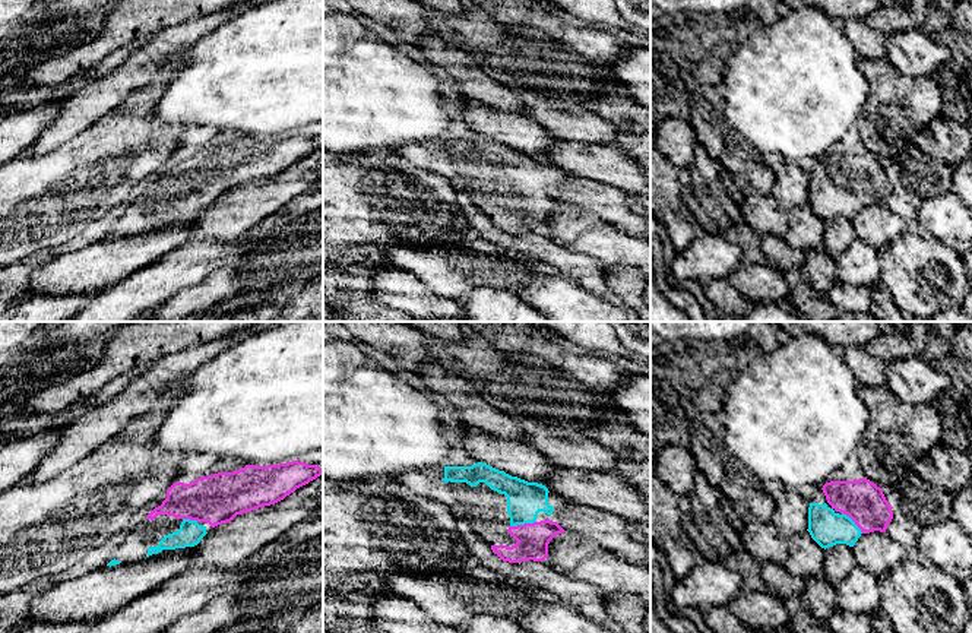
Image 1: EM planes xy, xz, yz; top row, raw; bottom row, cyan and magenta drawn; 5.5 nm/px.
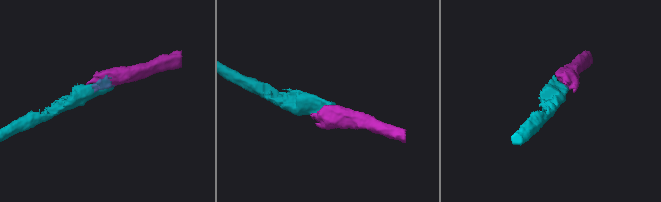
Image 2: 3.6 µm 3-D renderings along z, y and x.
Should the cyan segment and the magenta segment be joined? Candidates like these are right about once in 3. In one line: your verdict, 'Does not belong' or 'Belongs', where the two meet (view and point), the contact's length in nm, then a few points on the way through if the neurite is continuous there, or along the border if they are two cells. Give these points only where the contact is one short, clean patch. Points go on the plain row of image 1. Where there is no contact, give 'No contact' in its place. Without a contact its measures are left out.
Belongs. Touches cyan at xz (522, 196). Shared border 150 nm. Path across: xz (525, 173), (522, 196), (532, 212)

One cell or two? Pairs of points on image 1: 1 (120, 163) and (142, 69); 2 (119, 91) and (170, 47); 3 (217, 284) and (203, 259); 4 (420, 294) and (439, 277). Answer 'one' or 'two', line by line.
1: two
2: one
3: two
4: two

